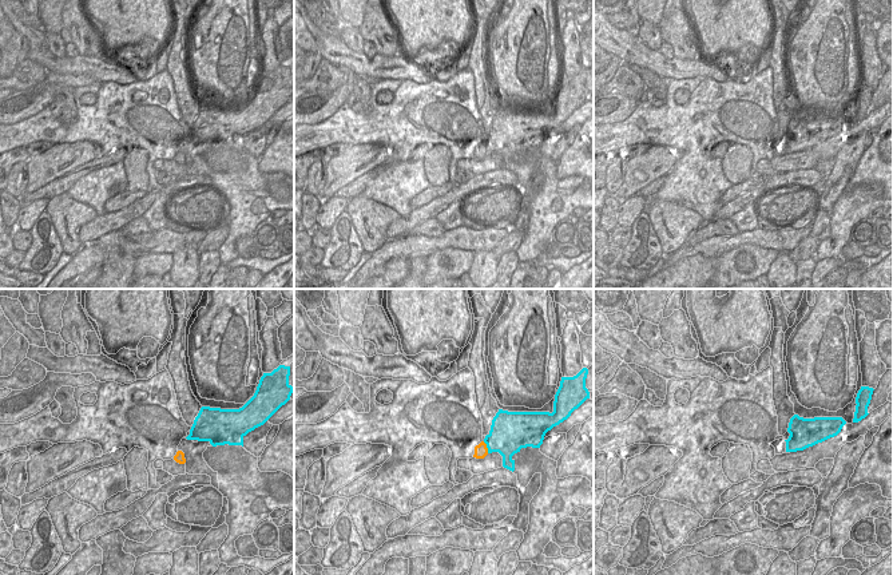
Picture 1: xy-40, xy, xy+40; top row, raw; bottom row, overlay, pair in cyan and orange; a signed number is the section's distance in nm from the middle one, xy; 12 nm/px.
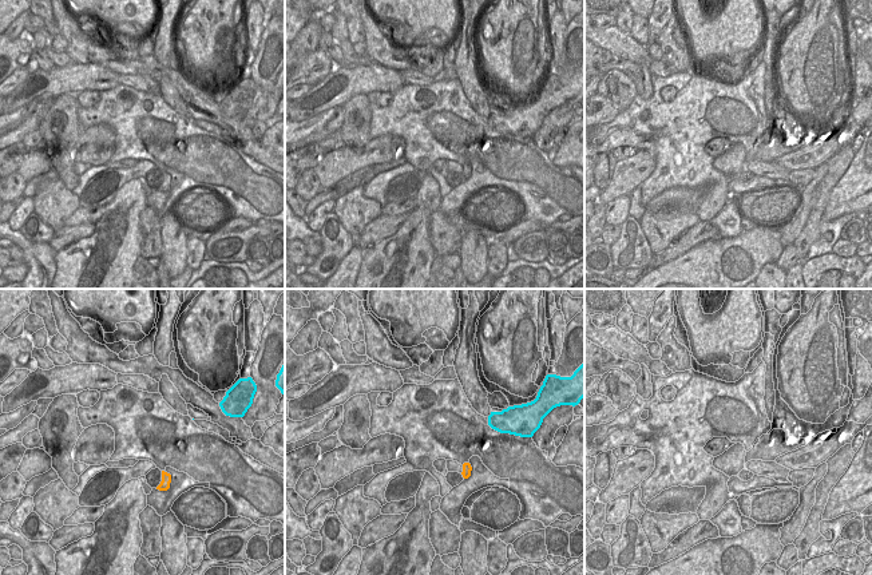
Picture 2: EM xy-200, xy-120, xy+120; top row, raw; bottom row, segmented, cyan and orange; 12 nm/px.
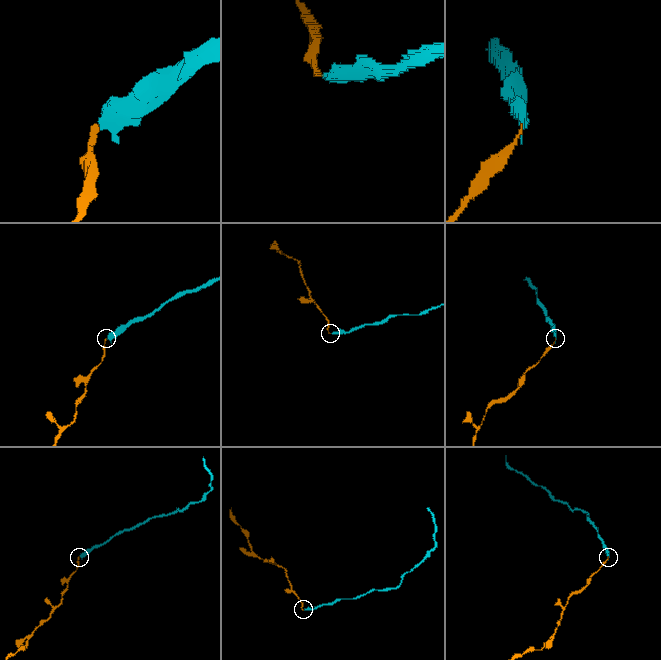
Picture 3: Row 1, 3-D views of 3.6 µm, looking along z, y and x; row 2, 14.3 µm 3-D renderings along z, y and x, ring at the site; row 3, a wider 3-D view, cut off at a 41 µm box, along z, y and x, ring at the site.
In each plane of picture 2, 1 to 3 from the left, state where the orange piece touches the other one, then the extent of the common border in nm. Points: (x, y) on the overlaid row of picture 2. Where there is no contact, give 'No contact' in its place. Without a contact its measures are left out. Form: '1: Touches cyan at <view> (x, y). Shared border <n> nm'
1: No contact
2: No contact
3: No contact

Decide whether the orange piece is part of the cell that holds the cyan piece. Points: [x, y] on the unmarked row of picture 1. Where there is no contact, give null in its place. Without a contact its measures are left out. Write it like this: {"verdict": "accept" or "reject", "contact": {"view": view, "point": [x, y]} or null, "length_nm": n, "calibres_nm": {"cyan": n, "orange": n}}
{"verdict": "reject", "contact": {"view": "xy", "point": [487, 147]}, "length_nm": 160, "calibres_nm": {"cyan": 380, "orange": 160}}

